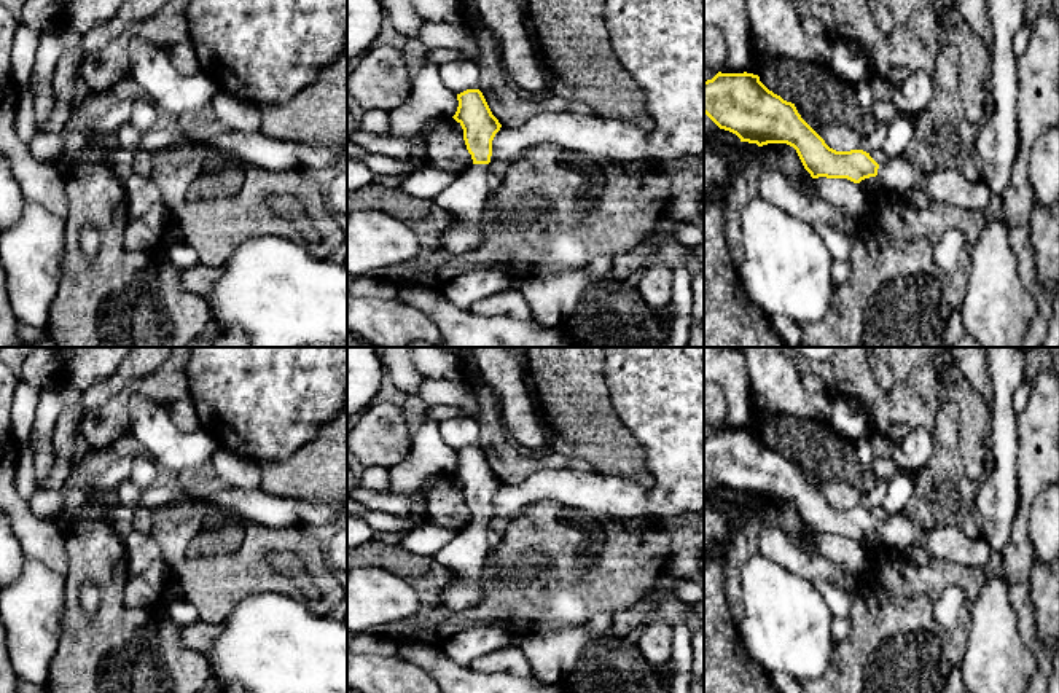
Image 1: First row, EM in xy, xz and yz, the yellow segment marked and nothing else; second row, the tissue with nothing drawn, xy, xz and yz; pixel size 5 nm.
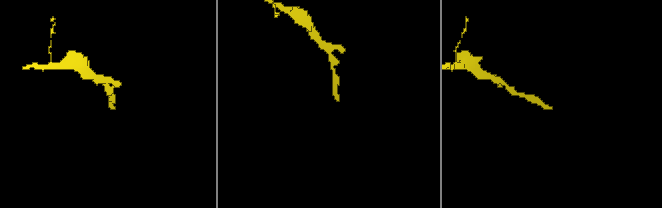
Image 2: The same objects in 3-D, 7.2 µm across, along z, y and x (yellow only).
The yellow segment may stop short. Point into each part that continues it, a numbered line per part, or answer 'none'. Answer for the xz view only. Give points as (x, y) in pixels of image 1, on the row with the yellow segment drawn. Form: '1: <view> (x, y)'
1: xz (464, 198)

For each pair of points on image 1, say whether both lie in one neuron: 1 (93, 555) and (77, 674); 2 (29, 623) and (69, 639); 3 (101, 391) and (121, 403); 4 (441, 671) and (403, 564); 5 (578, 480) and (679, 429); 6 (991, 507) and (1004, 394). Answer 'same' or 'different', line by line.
1: same
2: different
3: different
4: different
5: same
6: same

